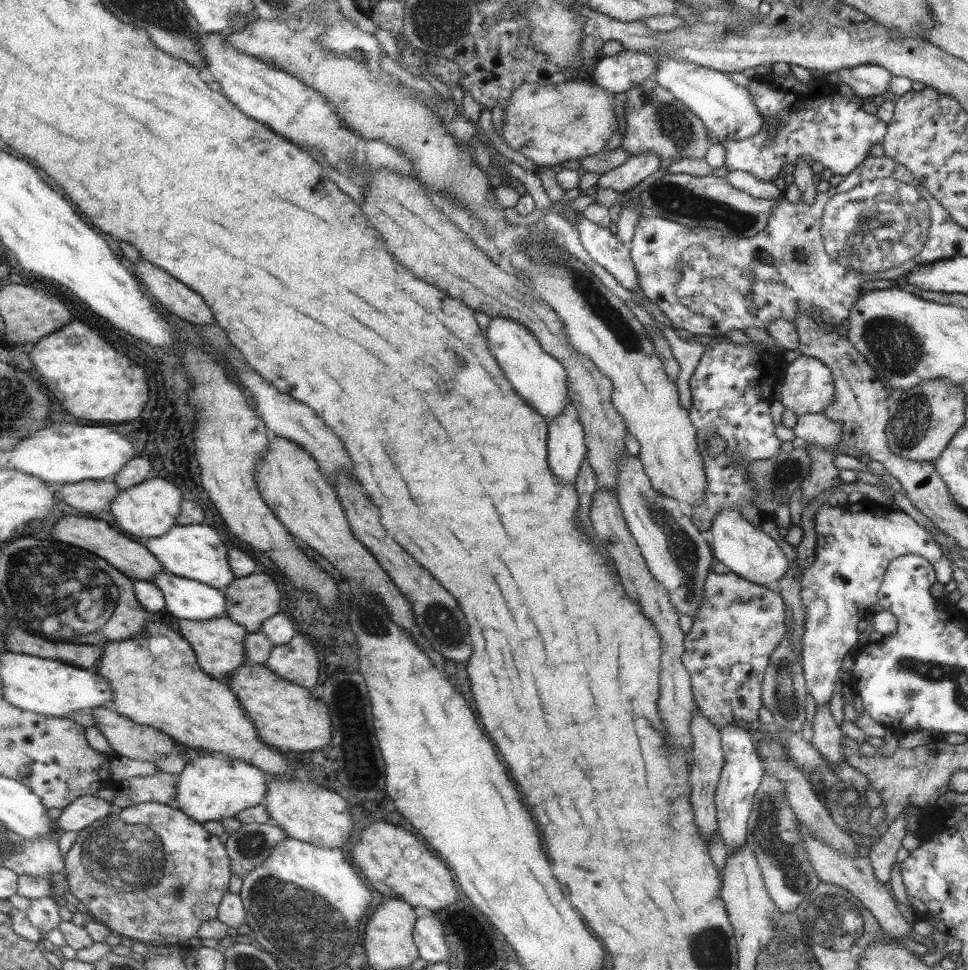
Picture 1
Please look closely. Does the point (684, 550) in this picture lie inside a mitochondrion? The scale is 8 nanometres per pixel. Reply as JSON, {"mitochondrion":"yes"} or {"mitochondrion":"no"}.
{"mitochondrion":"yes"}

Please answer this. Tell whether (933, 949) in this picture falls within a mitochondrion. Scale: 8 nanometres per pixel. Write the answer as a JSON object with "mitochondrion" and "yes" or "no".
{"mitochondrion":"no"}

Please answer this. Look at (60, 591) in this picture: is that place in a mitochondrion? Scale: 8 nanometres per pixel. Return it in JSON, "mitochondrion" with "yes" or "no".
{"mitochondrion":"yes"}

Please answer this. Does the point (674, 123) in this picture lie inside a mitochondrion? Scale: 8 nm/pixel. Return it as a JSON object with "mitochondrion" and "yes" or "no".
{"mitochondrion":"yes"}

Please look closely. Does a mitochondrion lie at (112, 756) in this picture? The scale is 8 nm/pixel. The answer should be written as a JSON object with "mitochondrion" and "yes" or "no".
{"mitochondrion":"no"}

